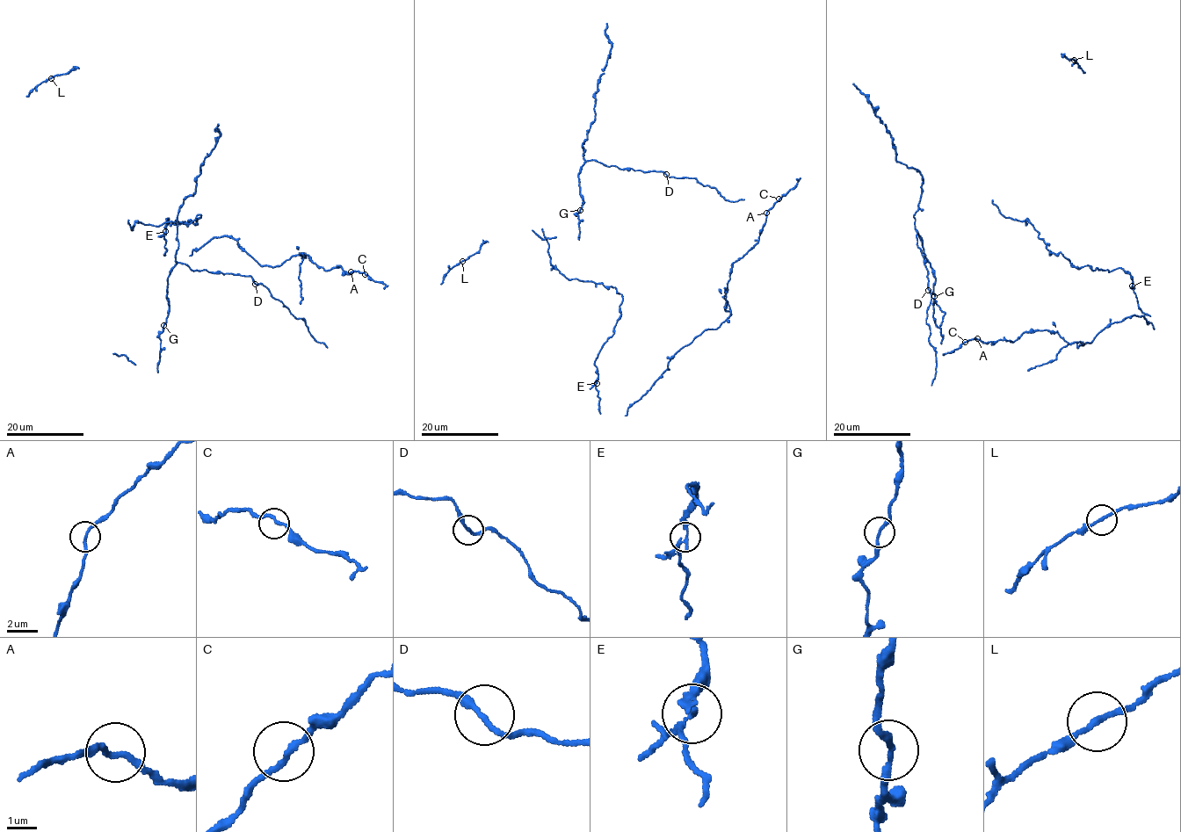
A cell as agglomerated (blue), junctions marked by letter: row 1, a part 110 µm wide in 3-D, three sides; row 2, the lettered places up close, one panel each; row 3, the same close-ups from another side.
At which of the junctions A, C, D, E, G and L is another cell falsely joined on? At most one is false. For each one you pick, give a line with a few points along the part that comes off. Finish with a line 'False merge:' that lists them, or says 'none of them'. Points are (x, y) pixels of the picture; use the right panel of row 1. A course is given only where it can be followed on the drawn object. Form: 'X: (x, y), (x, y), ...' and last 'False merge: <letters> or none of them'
False merge: none of them

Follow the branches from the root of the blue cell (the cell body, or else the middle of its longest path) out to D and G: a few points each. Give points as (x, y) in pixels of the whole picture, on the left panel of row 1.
D: (244, 276), (250, 276), (255, 284)
G: (244, 276), (195, 271), (184, 263), (177, 263), (167, 278), (168, 312), (163, 325)

